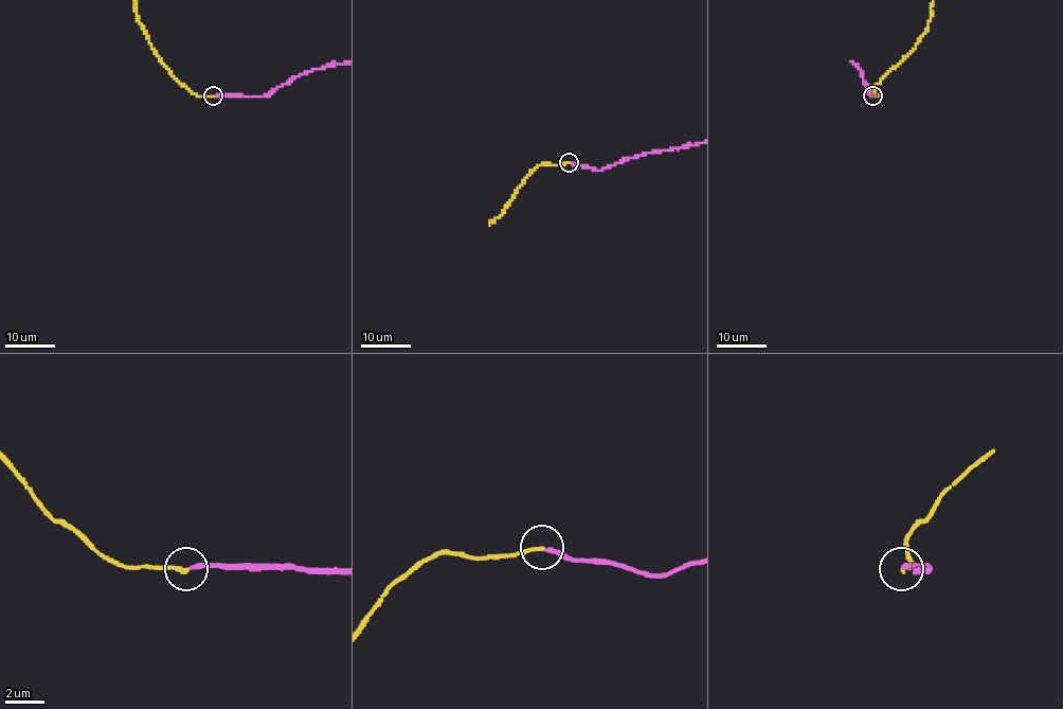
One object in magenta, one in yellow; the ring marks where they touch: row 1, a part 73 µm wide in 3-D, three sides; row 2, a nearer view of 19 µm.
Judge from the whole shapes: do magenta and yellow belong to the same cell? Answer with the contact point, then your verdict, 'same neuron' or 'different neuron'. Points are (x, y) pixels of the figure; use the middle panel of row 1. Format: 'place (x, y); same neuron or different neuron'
place (569, 162); different neuron

